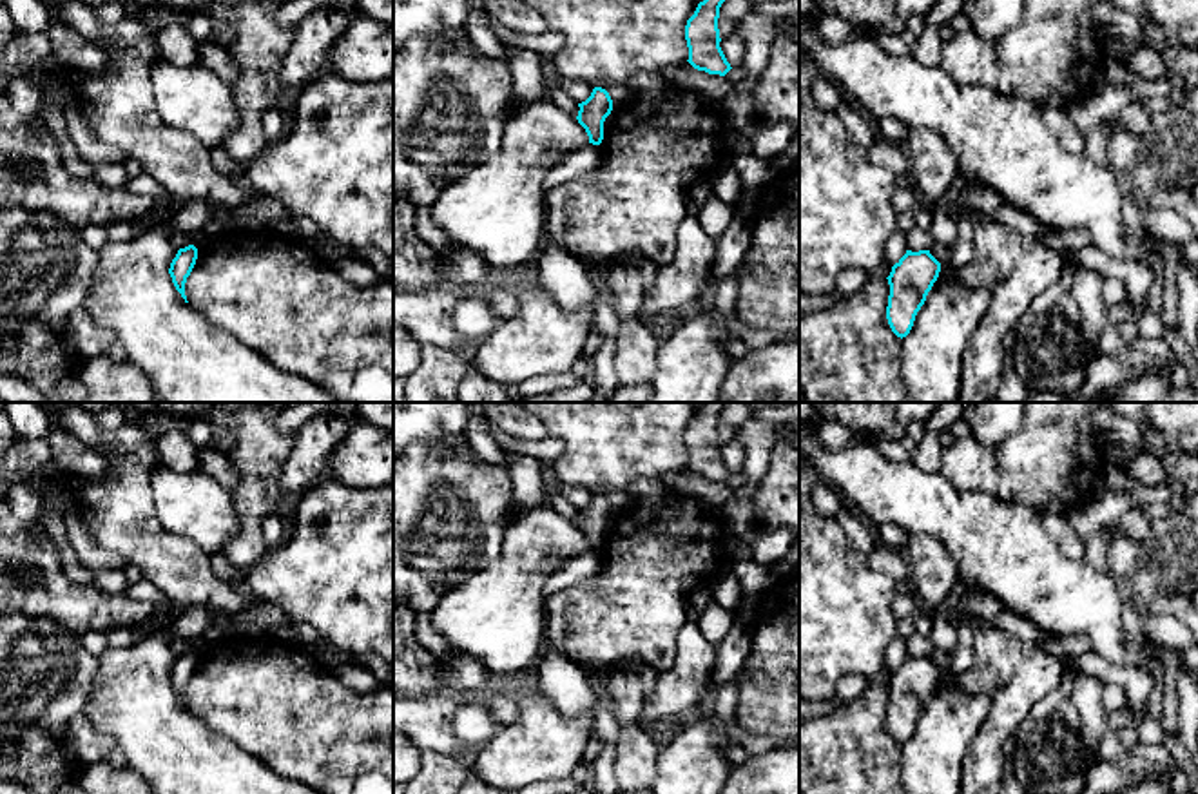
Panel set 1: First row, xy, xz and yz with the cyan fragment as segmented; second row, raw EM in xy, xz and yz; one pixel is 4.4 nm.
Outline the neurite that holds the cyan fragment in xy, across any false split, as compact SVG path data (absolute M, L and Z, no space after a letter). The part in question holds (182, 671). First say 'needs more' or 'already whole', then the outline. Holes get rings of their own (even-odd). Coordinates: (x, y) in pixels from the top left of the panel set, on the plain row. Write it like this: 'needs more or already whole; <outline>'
already whole; M188 651L178 656L169 674L172 689L176 696L181 700L181 703L185 705L185 709L188 709L185 702L185 689L196 671L196 665L198 665L198 654L194 651Z

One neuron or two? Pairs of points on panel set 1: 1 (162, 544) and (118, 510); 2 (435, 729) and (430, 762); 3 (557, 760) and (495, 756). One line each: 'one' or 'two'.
1: one
2: two
3: one

